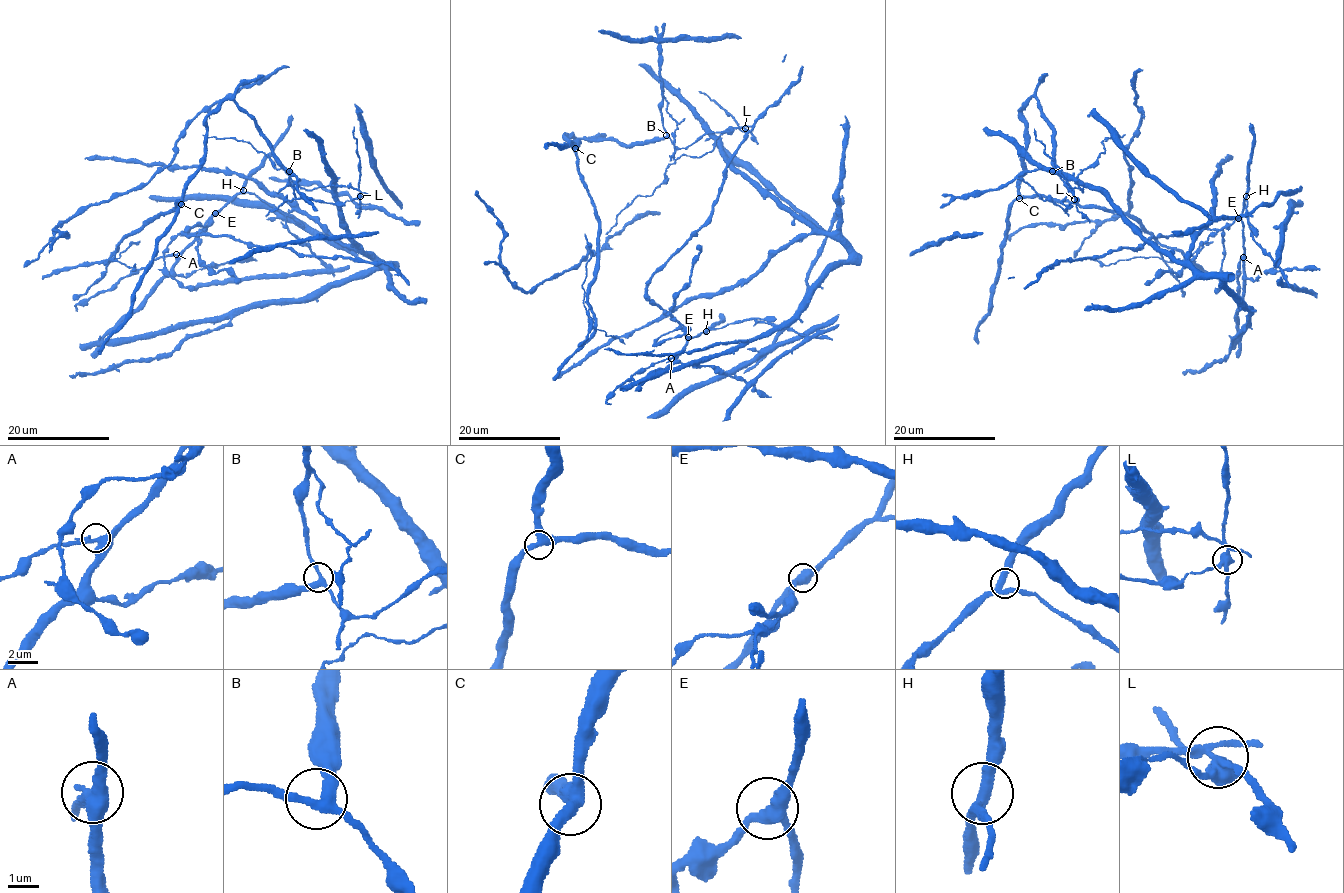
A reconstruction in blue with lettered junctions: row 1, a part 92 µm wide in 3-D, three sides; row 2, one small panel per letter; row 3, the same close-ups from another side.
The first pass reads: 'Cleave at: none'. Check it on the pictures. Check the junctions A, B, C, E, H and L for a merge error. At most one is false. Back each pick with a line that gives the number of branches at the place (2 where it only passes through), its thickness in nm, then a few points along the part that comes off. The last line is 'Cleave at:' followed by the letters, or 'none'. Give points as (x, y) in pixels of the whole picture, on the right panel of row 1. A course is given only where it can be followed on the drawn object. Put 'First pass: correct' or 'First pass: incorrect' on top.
First pass: incorrect
L: 4 | 400 nm | (1074, 199), (1068, 190), (1083, 192), (1075, 181), (1081, 169), (1103, 153), (1106, 138), (1124, 134)
Cleave at: L

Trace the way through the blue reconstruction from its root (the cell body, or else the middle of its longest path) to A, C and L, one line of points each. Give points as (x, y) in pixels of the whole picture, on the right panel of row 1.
A: (1251, 315), (1231, 340), (1237, 341), (1240, 333), (1237, 316), (1246, 282), (1243, 257)
C: (1251, 315), (1227, 280), (1162, 250), (1097, 190), (1077, 184), (1062, 204), (1034, 97), (1019, 198)
L: (1251, 315), (1227, 280), (1162, 250), (1097, 190), (1077, 184), (1069, 190), (1074, 199)

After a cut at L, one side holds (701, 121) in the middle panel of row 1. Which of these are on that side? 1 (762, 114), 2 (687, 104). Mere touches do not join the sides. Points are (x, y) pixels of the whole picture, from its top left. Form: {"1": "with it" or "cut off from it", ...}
{"1": "with it", "2": "with it"}

